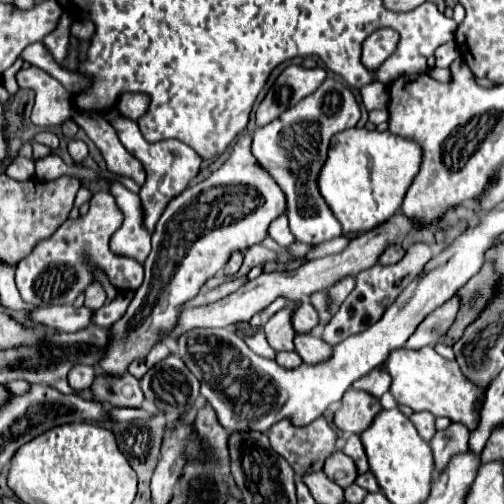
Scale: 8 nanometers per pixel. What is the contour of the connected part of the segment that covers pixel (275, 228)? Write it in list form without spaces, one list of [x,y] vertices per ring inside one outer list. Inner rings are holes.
[[[280,216],[280,218],[276,218],[276,220],[272,222],[272,226],[270,226],[270,238],[272,238],[274,242],[278,242],[280,246],[290,246],[290,244],[296,242],[294,234],[290,232],[288,218],[286,218],[286,216]]]

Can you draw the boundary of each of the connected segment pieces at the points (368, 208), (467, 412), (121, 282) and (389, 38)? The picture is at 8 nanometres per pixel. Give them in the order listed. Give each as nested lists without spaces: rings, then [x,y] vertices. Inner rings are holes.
[[[350,128],[332,138],[318,186],[344,232],[368,232],[384,224],[402,206],[408,186],[420,172],[420,162],[420,144],[410,138],[400,138],[392,132]]]
[[[426,346],[422,350],[394,350],[390,358],[384,362],[384,368],[392,376],[392,386],[390,394],[404,406],[412,408],[414,412],[430,412],[436,418],[446,416],[452,422],[464,424],[470,432],[476,430],[480,422],[480,412],[478,412],[478,402],[480,394],[484,392],[482,386],[466,378],[458,366],[458,362],[450,362],[444,356],[436,354],[432,346]]]
[[[100,192],[94,194],[92,202],[90,202],[90,210],[86,216],[80,216],[76,219],[67,219],[50,238],[40,240],[40,244],[36,244],[36,248],[32,250],[32,254],[28,254],[26,258],[22,258],[16,264],[16,286],[24,298],[24,302],[28,302],[30,306],[52,306],[52,304],[74,304],[74,300],[78,298],[78,294],[82,294],[96,278],[94,272],[102,270],[110,284],[116,290],[138,290],[142,284],[142,266],[128,256],[118,256],[108,248],[108,240],[110,236],[120,228],[122,224],[122,212],[118,210],[114,198],[108,196],[108,192]],[[66,266],[74,268],[75,272],[66,272]]]
[[[392,28],[376,30],[362,44],[362,63],[369,70],[376,70],[396,50],[396,44],[398,34]]]

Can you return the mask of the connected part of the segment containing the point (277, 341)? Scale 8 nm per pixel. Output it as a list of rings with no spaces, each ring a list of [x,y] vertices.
[[[282,310],[280,314],[274,314],[266,324],[264,324],[264,334],[266,334],[266,340],[268,344],[280,352],[280,350],[294,350],[294,328],[292,328],[292,322],[290,322],[292,314]]]

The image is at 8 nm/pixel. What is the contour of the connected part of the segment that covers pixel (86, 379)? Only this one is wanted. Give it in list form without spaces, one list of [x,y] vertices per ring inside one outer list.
[[[78,364],[70,370],[68,374],[68,384],[72,390],[80,392],[80,390],[86,390],[90,384],[92,384],[92,378],[94,378],[94,368],[90,368],[88,365]]]

